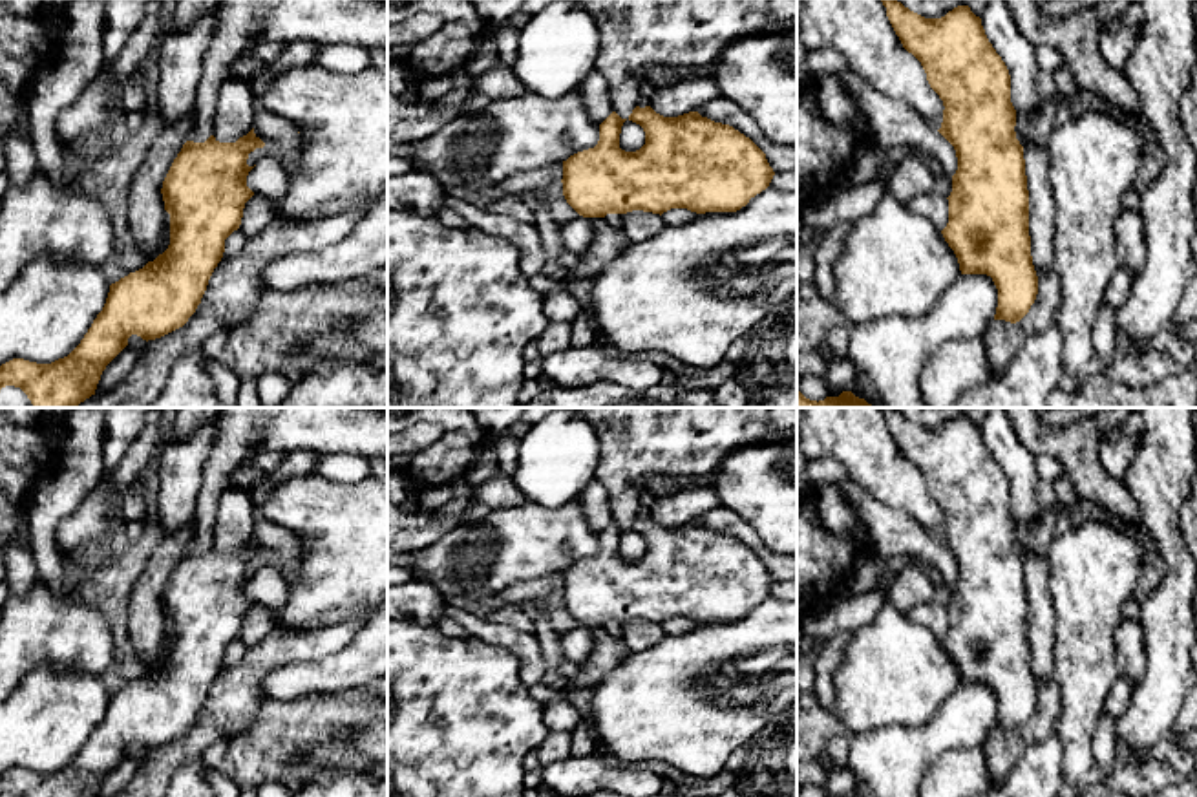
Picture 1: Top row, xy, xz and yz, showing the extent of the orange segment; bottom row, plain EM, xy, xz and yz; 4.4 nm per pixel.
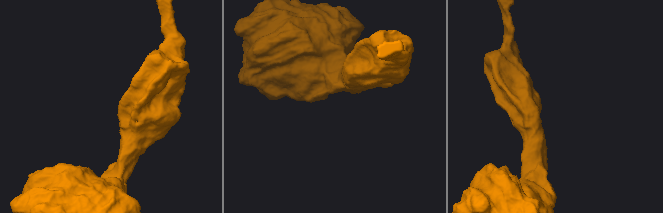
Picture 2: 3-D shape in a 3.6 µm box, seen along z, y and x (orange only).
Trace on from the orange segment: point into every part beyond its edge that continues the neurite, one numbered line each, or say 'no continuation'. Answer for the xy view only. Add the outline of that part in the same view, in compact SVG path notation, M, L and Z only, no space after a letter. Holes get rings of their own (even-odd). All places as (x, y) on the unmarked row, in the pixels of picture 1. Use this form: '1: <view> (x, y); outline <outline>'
no continuation

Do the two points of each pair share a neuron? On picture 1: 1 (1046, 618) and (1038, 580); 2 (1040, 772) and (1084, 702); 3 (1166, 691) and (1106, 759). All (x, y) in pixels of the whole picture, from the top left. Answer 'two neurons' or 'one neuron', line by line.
1: one neuron
2: two neurons
3: two neurons

